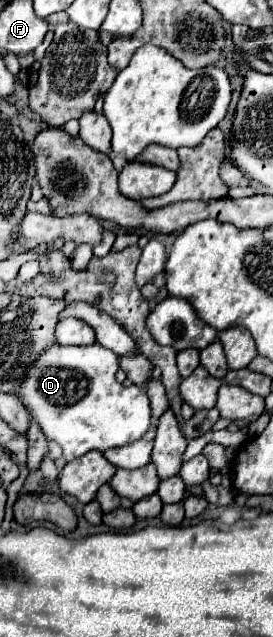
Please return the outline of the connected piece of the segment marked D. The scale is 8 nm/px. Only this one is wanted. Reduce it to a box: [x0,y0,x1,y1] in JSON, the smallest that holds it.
[16,344,152,460]

